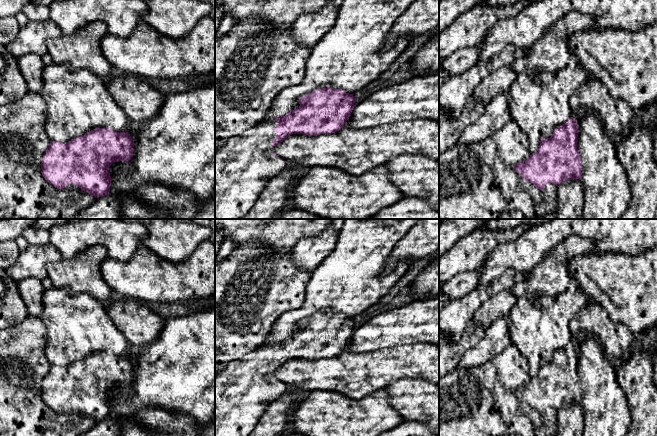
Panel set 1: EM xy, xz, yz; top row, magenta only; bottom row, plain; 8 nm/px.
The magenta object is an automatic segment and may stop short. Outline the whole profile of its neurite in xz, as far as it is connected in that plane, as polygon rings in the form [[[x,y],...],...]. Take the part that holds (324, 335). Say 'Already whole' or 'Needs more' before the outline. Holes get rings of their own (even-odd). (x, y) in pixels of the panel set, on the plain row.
Needs more. [[[317,313],[311,318],[300,321],[300,330],[288,336],[285,340],[273,344],[262,344],[245,354],[241,359],[229,362],[223,371],[215,375],[215,436],[249,436],[265,409],[289,389],[287,385],[271,377],[270,372],[292,358],[317,360],[339,355],[351,340],[355,325],[356,322],[353,318],[346,317],[342,313]]]

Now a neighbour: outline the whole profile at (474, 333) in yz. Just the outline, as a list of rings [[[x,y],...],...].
[[[472,322],[463,332],[464,348],[468,350],[469,348],[476,346],[484,337],[485,332],[485,327],[477,322]]]

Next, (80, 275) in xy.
[[[95,245],[72,259],[47,264],[47,278],[53,287],[65,289],[72,296],[88,294],[106,304],[112,290],[102,277],[101,266],[107,258],[107,249]]]

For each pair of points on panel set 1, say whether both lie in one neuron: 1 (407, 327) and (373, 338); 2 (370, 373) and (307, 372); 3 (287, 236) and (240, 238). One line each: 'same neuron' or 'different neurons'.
1: same neuron
2: same neuron
3: same neuron

